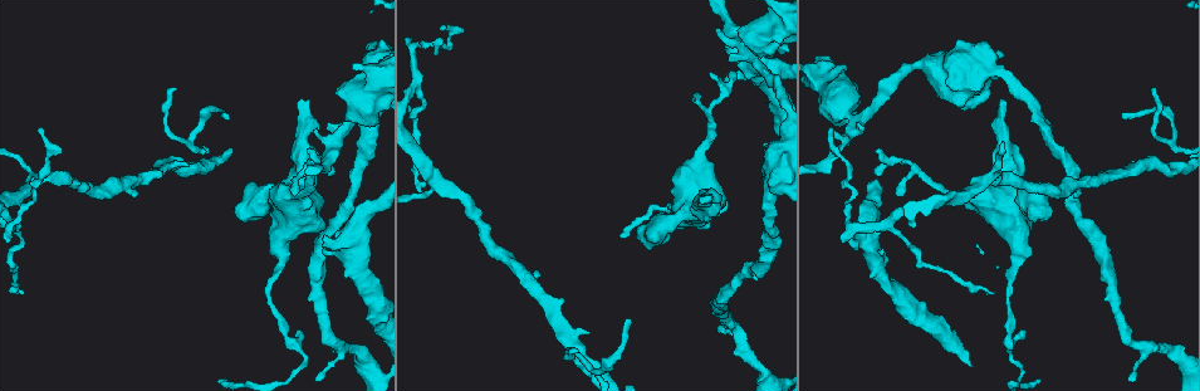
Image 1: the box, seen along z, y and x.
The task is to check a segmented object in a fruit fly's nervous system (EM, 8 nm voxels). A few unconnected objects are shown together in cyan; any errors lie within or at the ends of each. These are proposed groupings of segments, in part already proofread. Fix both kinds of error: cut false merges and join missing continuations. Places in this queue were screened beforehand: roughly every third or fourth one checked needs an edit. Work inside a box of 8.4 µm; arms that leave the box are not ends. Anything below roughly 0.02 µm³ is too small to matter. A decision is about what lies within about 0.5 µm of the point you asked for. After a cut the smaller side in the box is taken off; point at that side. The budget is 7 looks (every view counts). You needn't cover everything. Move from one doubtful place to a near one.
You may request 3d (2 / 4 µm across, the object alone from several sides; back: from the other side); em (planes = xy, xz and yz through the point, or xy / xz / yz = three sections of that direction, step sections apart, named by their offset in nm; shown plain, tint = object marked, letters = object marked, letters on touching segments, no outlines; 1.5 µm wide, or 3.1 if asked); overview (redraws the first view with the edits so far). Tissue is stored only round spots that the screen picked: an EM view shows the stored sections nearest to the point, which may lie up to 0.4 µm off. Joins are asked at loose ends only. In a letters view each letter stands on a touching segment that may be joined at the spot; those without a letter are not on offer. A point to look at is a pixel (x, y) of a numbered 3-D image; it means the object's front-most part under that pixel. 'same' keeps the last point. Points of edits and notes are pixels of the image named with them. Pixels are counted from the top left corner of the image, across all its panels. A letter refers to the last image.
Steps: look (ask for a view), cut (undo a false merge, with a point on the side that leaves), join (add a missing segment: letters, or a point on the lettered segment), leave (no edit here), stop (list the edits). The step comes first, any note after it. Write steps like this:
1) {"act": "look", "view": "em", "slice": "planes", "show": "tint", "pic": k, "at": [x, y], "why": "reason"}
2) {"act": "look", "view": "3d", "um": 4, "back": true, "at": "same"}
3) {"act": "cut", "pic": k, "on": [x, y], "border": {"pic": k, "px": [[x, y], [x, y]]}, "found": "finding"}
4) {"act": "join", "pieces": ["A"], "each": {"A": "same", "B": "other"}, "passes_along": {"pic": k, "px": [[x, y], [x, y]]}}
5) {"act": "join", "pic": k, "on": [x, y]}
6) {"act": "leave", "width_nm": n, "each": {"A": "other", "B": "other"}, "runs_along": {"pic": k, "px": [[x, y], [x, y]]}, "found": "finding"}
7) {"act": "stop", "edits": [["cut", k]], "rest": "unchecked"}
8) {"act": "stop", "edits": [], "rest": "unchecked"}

{"act": "look", "view": "em", "slice": "xz", "step": 4, "show": "tint", "pic": 1, "at": [729, 49], "why": "free end"}

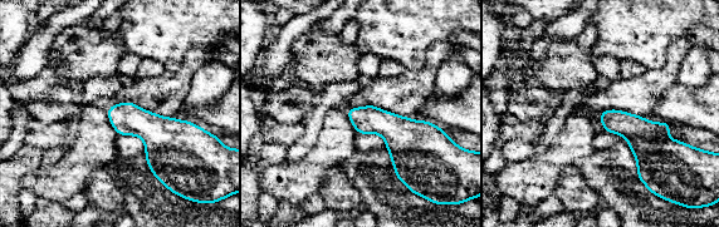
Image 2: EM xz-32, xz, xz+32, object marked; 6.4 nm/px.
{"act": "look", "view": "em", "slice": "planes", "show": "letters", "at": "same"}

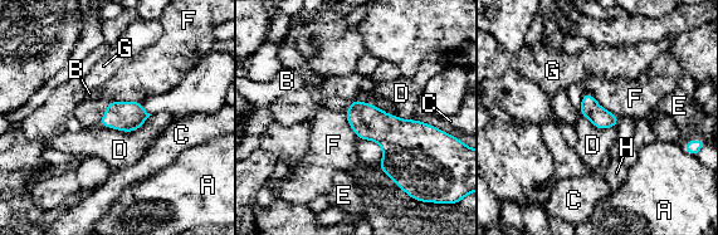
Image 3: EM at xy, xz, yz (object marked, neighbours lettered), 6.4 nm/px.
{"act": "join", "pieces": ["B"], "each": {"A": "other", "B": "same", "C": "other", "D": "other", "E": "other", "F": "other", "G": "other", "H": "other"}, "passes_along": {"pic": 3, "px": [[369, 122], [351, 107], [338, 104]]}, "found": "it goes on there"}

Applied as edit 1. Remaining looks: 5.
{"act": "look", "view": "overview"}

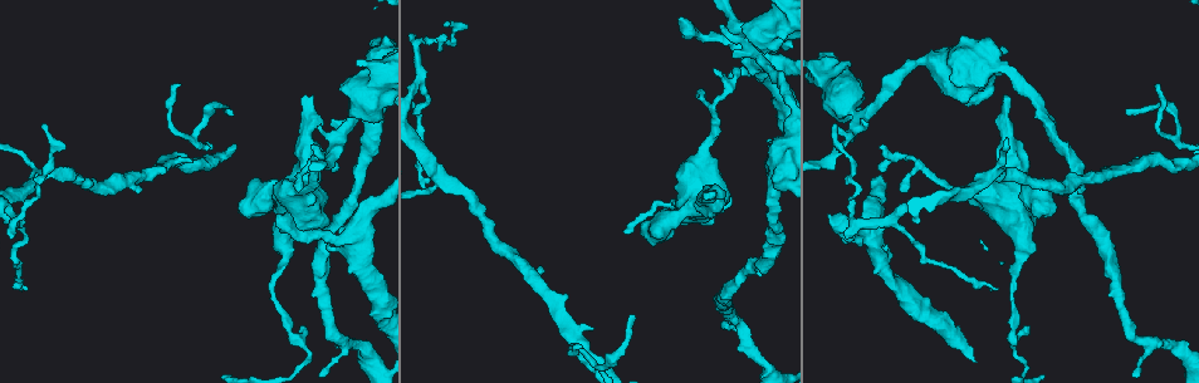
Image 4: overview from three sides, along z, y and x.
{"act": "look", "view": "3d", "um": 2, "pic": 4, "at": [300, 99], "why": "free end"}

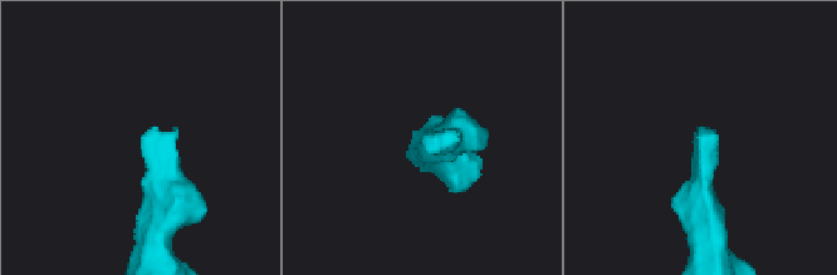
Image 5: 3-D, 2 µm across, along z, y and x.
{"act": "look", "view": "em", "slice": "xy", "step": 4, "show": "letters", "pic": 5, "at": [715, 132], "why": "shape alone is not enough"}

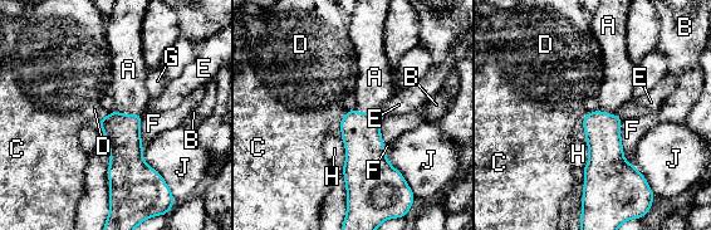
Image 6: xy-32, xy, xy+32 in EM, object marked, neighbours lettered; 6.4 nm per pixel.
{"act": "join", "pieces": ["A"], "each": {"A": "same", "B": "other", "C": "other", "D": "other", "E": "other", "F": "other", "G": "other", "H": "other", "J": "other"}, "passes_along": {"pic": 6, "px": [[122, 136], [128, 114], [128, 76]]}, "found": "it goes on there"}

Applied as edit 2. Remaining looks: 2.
{"act": "stop", "edits": [["join", 3], ["join", 6]], "rest": "unchecked"}

